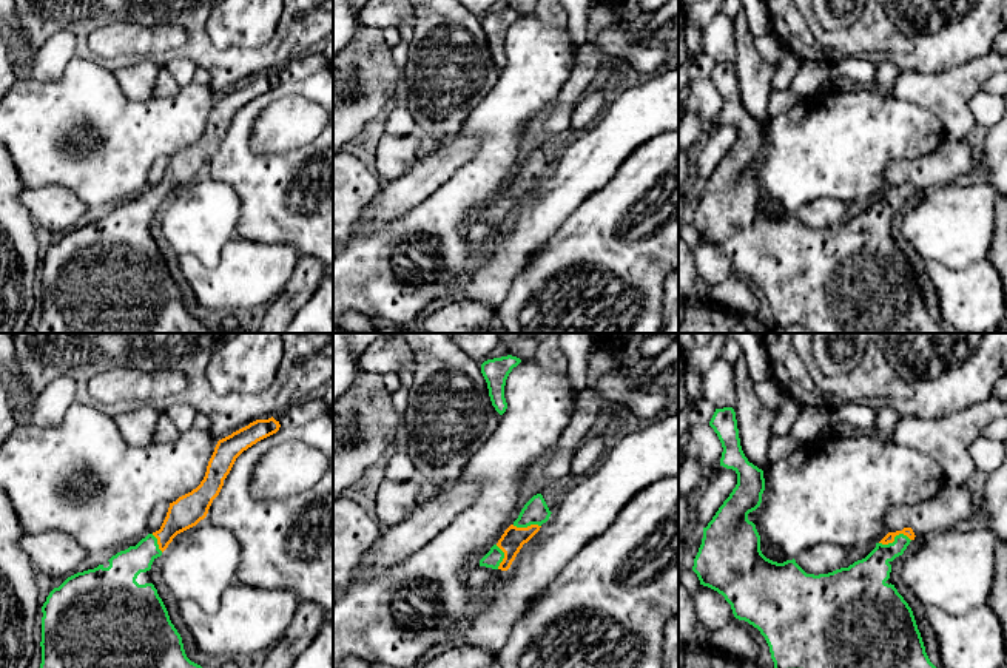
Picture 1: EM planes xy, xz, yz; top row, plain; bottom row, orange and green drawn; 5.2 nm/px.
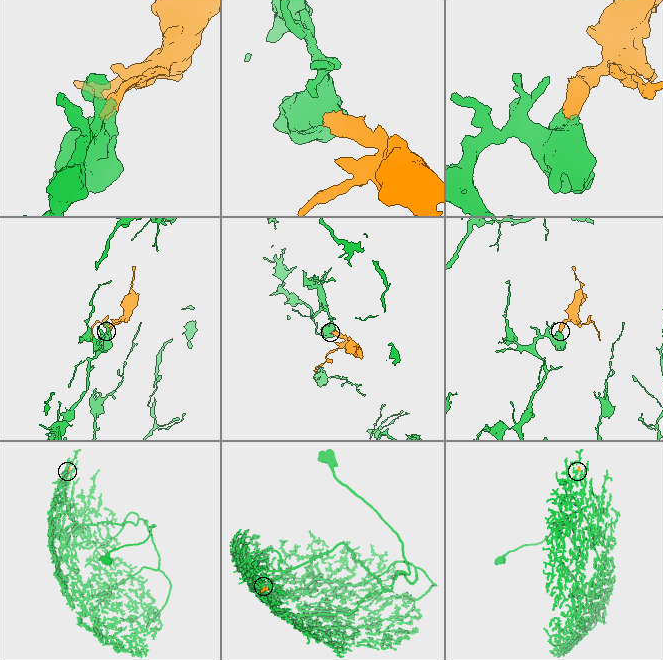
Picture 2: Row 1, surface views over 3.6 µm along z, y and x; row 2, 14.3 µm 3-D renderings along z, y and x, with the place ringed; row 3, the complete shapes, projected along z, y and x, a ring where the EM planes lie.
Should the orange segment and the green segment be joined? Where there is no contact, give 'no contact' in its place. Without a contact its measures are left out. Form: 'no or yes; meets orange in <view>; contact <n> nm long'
yes; meets orange in yz; contact 170 nm long

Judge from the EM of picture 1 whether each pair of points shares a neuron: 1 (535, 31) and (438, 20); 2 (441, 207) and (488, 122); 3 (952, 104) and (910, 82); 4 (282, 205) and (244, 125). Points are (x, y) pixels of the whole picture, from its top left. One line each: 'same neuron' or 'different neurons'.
1: different neurons
2: same neuron
3: same neuron
4: same neuron

